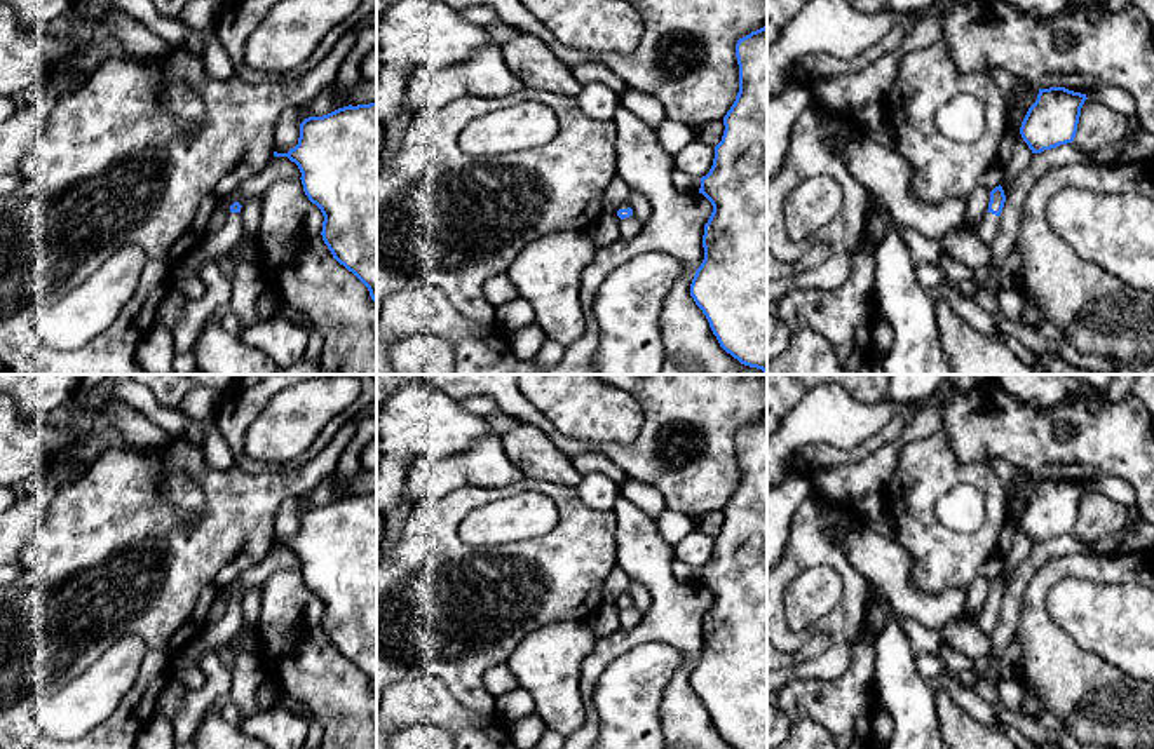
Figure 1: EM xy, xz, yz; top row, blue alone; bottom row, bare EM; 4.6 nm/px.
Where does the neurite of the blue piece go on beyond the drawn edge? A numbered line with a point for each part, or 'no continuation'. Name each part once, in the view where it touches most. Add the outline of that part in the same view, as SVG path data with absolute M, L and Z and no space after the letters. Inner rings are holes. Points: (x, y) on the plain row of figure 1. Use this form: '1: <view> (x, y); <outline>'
1: yz (989, 614); M987 603L981 610L980 610L980 618L978 618L978 627L985 632L985 634L992 634L992 631L995 629L999 618L999 606Z

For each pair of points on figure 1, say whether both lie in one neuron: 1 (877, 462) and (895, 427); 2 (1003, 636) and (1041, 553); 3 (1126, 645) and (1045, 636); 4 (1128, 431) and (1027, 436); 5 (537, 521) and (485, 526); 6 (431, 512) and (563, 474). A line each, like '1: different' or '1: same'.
1: different
2: same
3: different
4: same
5: same
6: different

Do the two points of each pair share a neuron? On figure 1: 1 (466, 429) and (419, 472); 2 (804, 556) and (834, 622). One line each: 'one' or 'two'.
1: two
2: one

